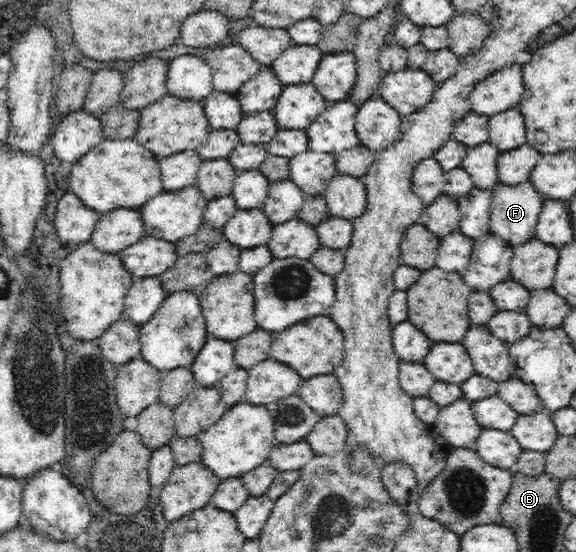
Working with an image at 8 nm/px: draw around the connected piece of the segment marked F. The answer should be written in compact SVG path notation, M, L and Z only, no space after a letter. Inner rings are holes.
M530 182L514 188L497 185L491 204L490 234L512 246L532 240L542 201Z

